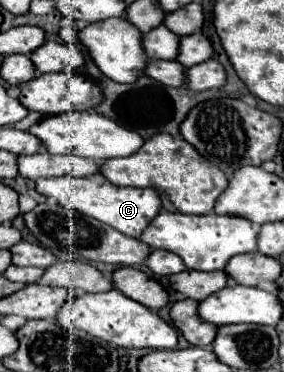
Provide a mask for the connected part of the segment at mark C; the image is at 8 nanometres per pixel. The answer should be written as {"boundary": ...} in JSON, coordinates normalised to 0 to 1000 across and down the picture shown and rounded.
{"boundary":[[[320,470],[320,476],[180,476],[180,481],[130,481],[130,513],[165,530],[201,530],[215,551],[299,573],[306,583],[335,583],[398,616],[426,621],[454,637],[496,637],[511,621],[511,605],[539,594],[539,583],[567,567],[567,535],[560,519],[539,508],[468,508],[468,503],[412,503],[384,492],[363,470]]]}

